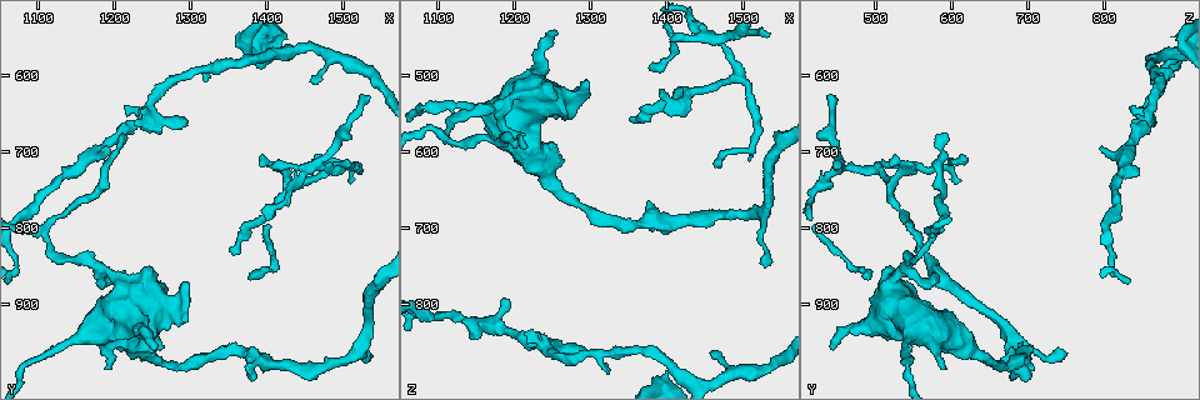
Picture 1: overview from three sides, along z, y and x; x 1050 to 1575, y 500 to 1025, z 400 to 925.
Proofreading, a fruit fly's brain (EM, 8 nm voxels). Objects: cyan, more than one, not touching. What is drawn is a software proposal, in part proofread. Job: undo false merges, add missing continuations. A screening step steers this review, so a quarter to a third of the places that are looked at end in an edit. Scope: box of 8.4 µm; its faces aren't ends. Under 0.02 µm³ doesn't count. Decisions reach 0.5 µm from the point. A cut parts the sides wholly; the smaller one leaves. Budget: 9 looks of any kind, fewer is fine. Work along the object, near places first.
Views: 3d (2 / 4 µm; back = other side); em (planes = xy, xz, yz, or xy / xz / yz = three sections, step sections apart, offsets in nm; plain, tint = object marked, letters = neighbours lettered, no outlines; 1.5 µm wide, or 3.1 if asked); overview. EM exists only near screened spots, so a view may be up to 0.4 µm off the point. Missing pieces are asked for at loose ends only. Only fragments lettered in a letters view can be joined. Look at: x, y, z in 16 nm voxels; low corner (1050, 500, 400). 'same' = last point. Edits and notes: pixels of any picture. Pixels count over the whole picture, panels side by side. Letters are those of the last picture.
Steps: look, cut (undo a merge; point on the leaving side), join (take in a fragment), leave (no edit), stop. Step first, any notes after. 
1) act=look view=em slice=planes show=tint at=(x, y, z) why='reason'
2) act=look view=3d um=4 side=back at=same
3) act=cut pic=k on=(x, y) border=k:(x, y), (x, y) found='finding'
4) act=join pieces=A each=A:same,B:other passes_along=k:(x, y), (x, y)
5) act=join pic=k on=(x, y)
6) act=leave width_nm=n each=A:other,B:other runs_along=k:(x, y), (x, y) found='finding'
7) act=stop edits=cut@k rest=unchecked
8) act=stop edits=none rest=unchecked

act=look view=em slice=planes show=letters at=(1460, 610, 865) why='free end'

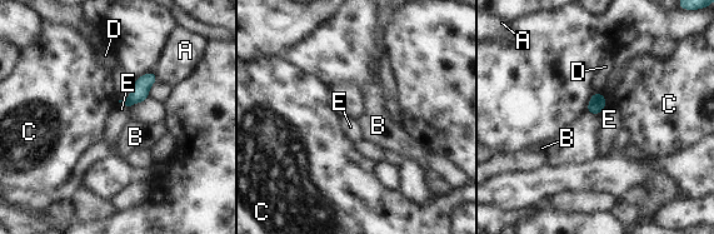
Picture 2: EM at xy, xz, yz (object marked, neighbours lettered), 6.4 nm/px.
act=leave each=A:other,B:other,C:other,D:other,E:other border=2:(119, 101), (128, 106) found='no lettered fragment goes on from it'

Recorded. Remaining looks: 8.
act=look view=3d um=2 at=(1520, 960, 750) why='thin end'

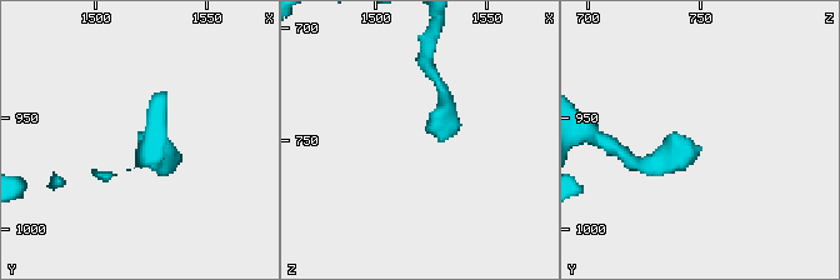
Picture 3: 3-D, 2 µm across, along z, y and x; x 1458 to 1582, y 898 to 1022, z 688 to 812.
act=look view=em slice=xz step=4 show=letters at=(1523, 963, 747) why='now the EM'

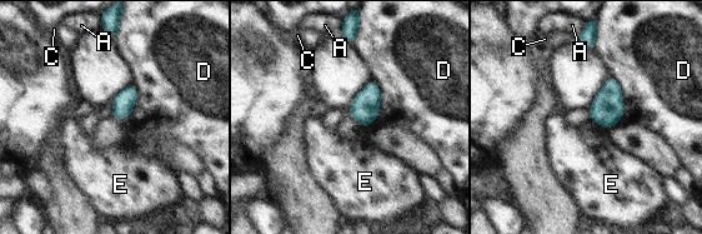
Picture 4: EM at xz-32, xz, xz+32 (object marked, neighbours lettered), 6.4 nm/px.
act=look view=em slice=planes show=letters at=same

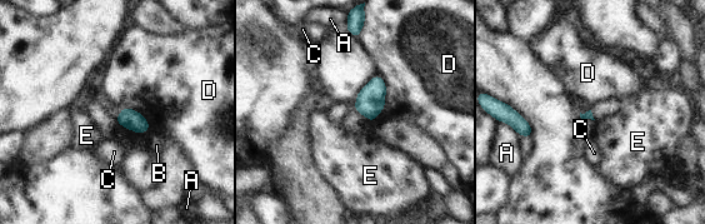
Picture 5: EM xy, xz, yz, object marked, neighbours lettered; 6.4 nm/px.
act=leave longest_contact=D:320nm each=A:other,B:other,C:other,D:other,E:other border=5:(380, 75), (385, 105), (371, 123) found='no lettered fragment goes on from it'

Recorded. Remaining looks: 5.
act=look view=em slice=planes show=letters at=(1535, 625, 445) why='free end'

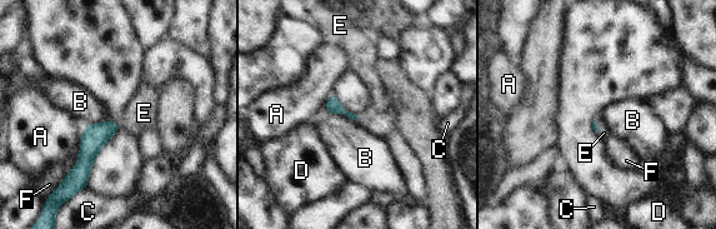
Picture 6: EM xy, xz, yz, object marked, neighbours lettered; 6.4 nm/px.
act=join pieces=E each=A:other,B:other,C:other,D:other,E:same,F:other passes_along=6:(334, 106), (358, 117), (381, 118) found='the cell continues'

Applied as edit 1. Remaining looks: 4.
act=look view=em slice=planes show=tint at=(1405, 720, 450) why='an open end'

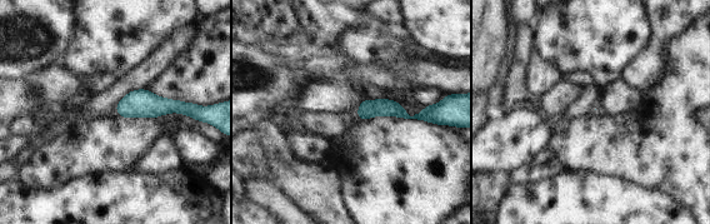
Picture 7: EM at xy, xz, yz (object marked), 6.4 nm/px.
act=look view=em slice=planes show=letters at=same why='what lies round it'

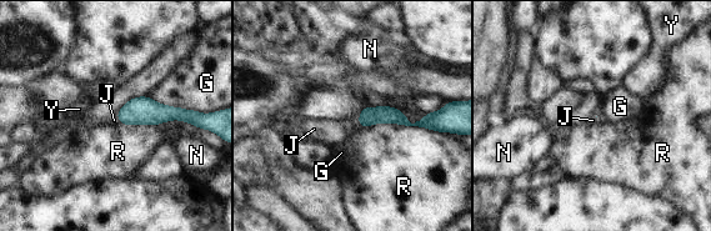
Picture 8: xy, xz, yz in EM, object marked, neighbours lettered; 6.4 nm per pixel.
act=join pieces=J longest_contact=R:500nm each=G:other,J:same,N:other,R:other,Y:other found='it goes on there'

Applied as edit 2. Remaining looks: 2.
act=stop edits=join@6,join@8 rest=unchecked

